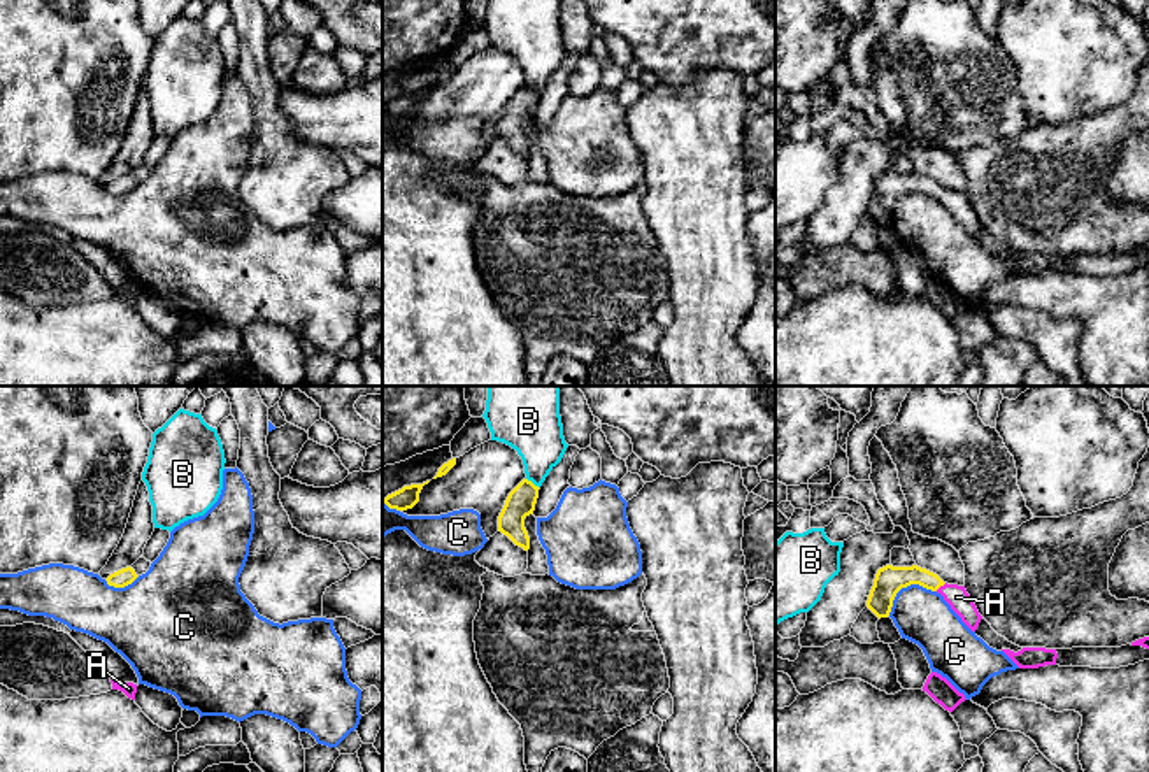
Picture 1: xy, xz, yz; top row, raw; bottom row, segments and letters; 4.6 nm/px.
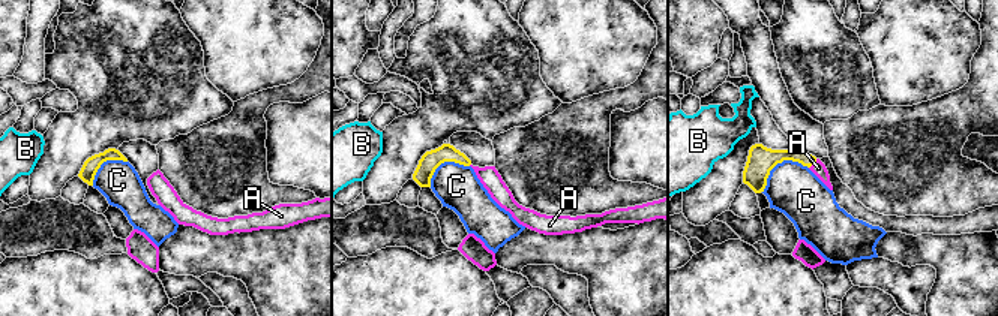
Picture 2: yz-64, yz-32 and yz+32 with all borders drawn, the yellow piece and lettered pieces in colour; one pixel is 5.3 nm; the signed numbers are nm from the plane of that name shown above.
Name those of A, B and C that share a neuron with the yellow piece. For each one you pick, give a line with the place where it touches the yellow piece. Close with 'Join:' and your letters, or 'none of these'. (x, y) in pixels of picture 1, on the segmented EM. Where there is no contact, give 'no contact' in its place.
A: meets yellow in yz at (941, 585)
Join: A

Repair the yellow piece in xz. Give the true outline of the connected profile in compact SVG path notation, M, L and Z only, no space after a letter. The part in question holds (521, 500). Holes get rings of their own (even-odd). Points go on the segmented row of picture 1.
M523 479L507 497L498 516L498 532L507 535L516 546L530 549L530 537L525 528L525 518L533 514L539 498L539 486Z

